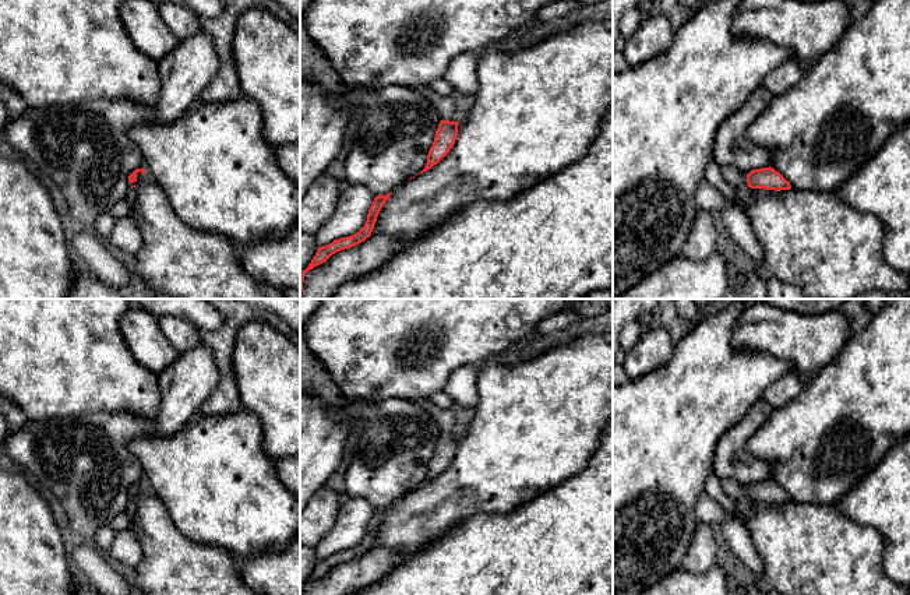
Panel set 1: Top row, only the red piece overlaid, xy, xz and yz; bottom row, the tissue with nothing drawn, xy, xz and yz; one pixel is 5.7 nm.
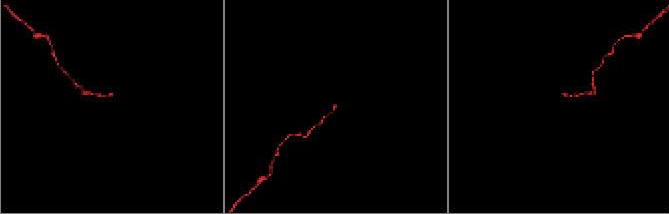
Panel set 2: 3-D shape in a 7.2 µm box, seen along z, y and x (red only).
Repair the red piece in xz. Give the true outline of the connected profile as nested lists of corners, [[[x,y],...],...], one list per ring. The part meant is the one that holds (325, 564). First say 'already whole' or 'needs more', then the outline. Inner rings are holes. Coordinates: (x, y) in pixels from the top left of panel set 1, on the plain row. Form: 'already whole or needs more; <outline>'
already whole; [[[388,506],[385,508],[377,508],[374,511],[374,514],[368,522],[368,527],[367,527],[367,534],[357,546],[348,549],[348,550],[341,550],[327,559],[318,560],[318,563],[317,563],[315,568],[313,570],[311,575],[308,577],[308,580],[306,582],[300,584],[300,595],[304,595],[304,588],[307,584],[325,575],[332,567],[335,567],[341,563],[345,563],[345,561],[350,561],[350,560],[364,554],[367,550],[370,550],[371,545],[374,542],[377,529],[382,521],[382,518],[385,517],[385,514],[389,511],[389,508],[391,508],[391,506]]]

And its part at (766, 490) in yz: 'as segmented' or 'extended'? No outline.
extended

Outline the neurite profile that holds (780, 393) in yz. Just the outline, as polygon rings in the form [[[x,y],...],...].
[[[790,372],[780,377],[777,381],[772,383],[768,387],[763,398],[773,409],[780,409],[794,401],[803,388],[804,385],[798,379],[798,373]]]

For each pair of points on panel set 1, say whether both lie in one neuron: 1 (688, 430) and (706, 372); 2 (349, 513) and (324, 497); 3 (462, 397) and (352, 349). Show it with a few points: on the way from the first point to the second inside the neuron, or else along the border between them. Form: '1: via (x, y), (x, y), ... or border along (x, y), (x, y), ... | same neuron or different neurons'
1: via (688, 416), (691, 402), (705, 386) | same neuron
2: border along (341, 504), (334, 527), (324, 537) | different neurons
3: border along (466, 365), (462, 365), (451, 375), (443, 390) | different neurons

